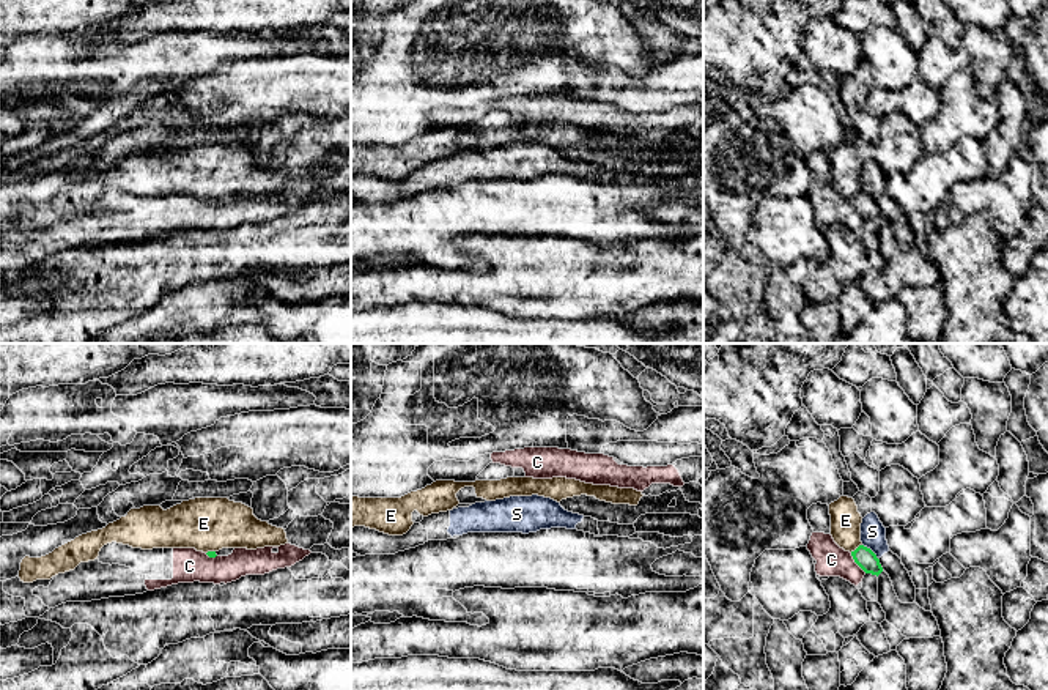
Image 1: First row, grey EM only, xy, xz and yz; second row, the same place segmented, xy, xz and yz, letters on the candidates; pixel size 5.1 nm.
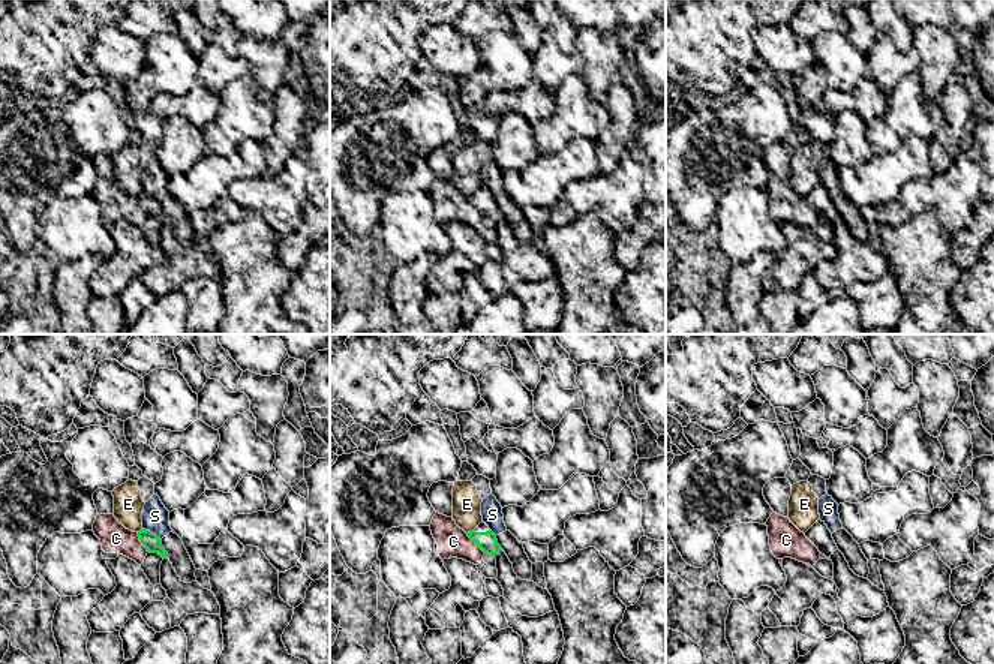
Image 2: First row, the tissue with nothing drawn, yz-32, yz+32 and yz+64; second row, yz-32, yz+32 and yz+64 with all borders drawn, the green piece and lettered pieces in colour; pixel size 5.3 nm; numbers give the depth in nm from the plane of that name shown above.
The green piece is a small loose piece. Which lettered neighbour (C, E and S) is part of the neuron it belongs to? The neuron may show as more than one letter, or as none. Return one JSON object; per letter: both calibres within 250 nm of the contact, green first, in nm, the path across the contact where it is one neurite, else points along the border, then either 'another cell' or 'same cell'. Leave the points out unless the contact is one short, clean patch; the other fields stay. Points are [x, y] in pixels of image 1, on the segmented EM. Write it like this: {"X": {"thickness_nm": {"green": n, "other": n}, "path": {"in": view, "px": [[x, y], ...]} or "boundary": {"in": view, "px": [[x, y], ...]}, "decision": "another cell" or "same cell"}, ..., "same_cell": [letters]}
{"C": {"thickness_nm": {"green": 100, "other": 160}, "boundary": {"in": "yz", "px": [[850, 553], [866, 572]]}, "decision": "another cell"}, "E": {"thickness_nm": {"green": 100, "other": 160}, "boundary": {"in": "yz", "px": [[861, 544], [850, 552]]}, "decision": "another cell"}, "S": {"thickness_nm": {"green": 100, "other": 130}, "boundary": {"in": "yz", "px": [[863, 544], [877, 558]]}, "decision": "another cell"}, "same_cell": []}

